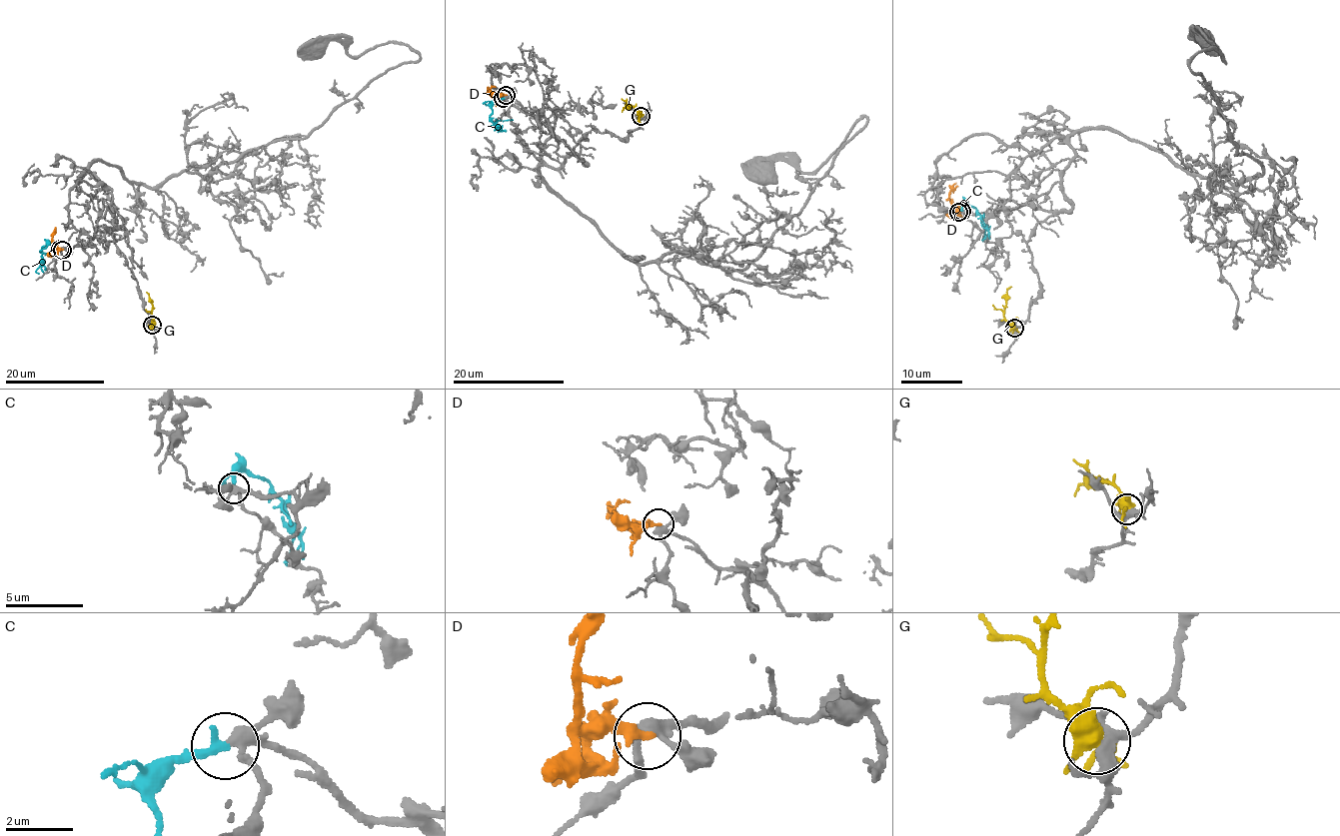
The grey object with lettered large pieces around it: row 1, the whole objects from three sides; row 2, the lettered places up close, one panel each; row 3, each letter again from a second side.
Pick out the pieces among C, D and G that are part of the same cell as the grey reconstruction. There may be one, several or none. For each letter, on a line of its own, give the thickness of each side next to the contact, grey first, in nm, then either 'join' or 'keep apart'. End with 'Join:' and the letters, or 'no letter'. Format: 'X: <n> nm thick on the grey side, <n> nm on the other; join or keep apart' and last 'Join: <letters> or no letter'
C: 260 nm thick on the grey side, 240 nm on the other; join
D: 280 nm thick on the grey side, 320 nm on the other; keep apart
G: 320 nm thick on the grey side, 360 nm on the other; keep apart
Join: C

